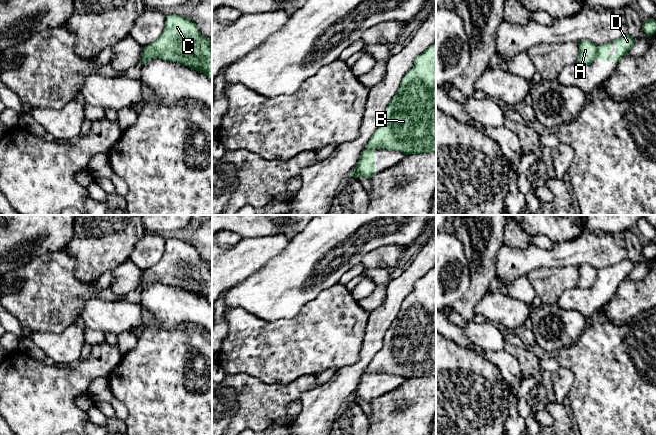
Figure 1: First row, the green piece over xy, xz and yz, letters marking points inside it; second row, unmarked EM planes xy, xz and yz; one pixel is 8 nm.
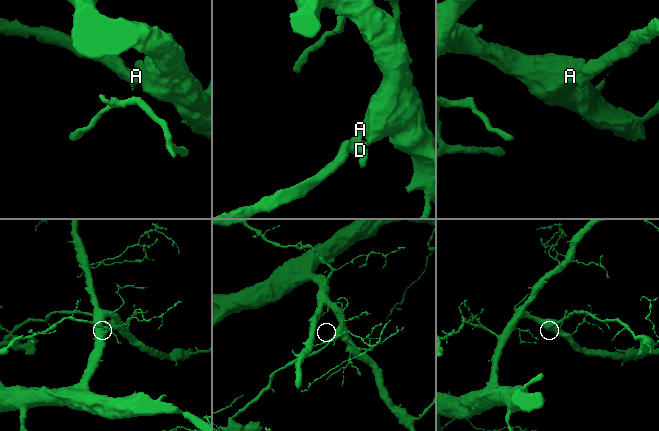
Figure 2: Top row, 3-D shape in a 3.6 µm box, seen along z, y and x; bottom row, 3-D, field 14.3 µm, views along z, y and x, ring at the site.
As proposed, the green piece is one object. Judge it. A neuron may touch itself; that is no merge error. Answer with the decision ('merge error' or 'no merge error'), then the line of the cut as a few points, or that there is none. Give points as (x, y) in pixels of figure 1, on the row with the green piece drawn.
merge error; cut yz (598, 46), (595, 57)

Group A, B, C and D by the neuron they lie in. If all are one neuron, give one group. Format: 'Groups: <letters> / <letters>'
Groups: A B C / D

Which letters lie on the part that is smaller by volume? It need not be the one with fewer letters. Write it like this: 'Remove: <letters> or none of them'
Remove: D

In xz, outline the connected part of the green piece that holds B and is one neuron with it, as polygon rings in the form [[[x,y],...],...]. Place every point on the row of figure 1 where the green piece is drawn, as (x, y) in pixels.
[[[436,42],[415,58],[399,89],[384,112],[384,121],[374,132],[366,149],[384,148],[411,154],[436,154]]]

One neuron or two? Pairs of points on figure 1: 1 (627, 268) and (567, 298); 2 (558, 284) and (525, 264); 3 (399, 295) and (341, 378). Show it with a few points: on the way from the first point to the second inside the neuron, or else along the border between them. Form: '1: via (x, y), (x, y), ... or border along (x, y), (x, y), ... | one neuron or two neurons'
1: via (612, 278), (592, 298), (582, 298) | one neuron
2: border along (558, 266), (537, 267), (525, 275) | two neurons
3: via (382, 317), (375, 330), (374, 340), (363, 361) | one neuron

